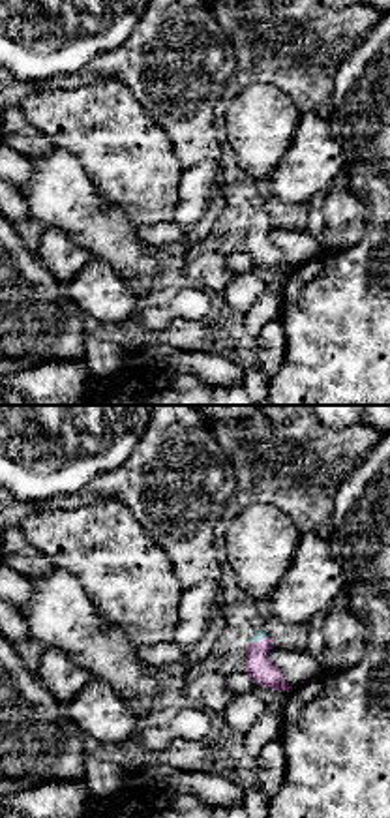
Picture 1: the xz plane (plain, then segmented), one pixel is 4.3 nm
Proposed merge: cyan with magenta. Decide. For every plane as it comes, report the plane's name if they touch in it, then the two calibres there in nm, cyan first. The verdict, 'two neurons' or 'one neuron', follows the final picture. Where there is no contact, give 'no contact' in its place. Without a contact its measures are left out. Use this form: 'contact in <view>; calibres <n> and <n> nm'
contact in xz; calibres 50 and 120 nm

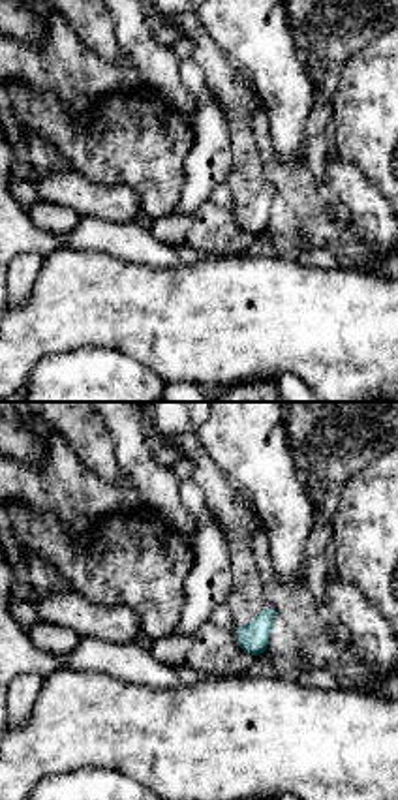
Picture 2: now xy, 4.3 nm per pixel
contact in xy; calibres 130 and 20 nm

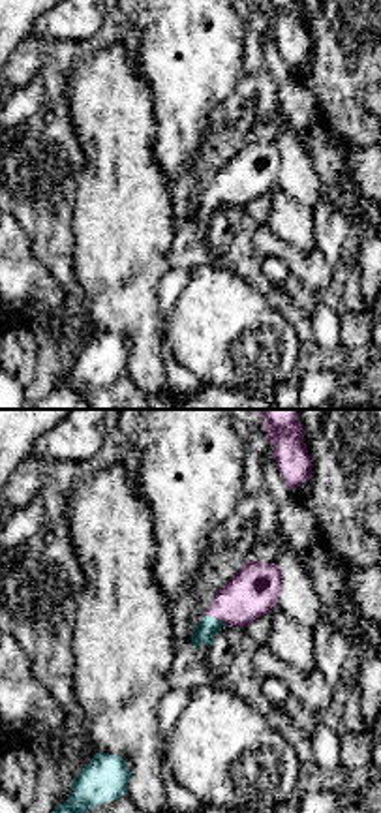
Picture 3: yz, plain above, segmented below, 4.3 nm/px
contact in yz; calibres 90 and 220 nm

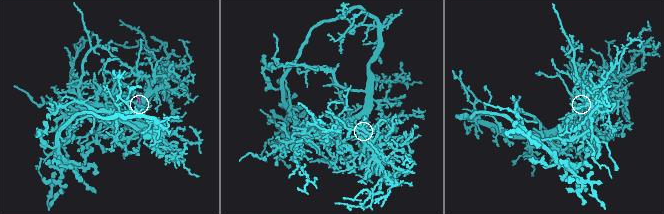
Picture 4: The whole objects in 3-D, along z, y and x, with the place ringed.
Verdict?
one neuron

